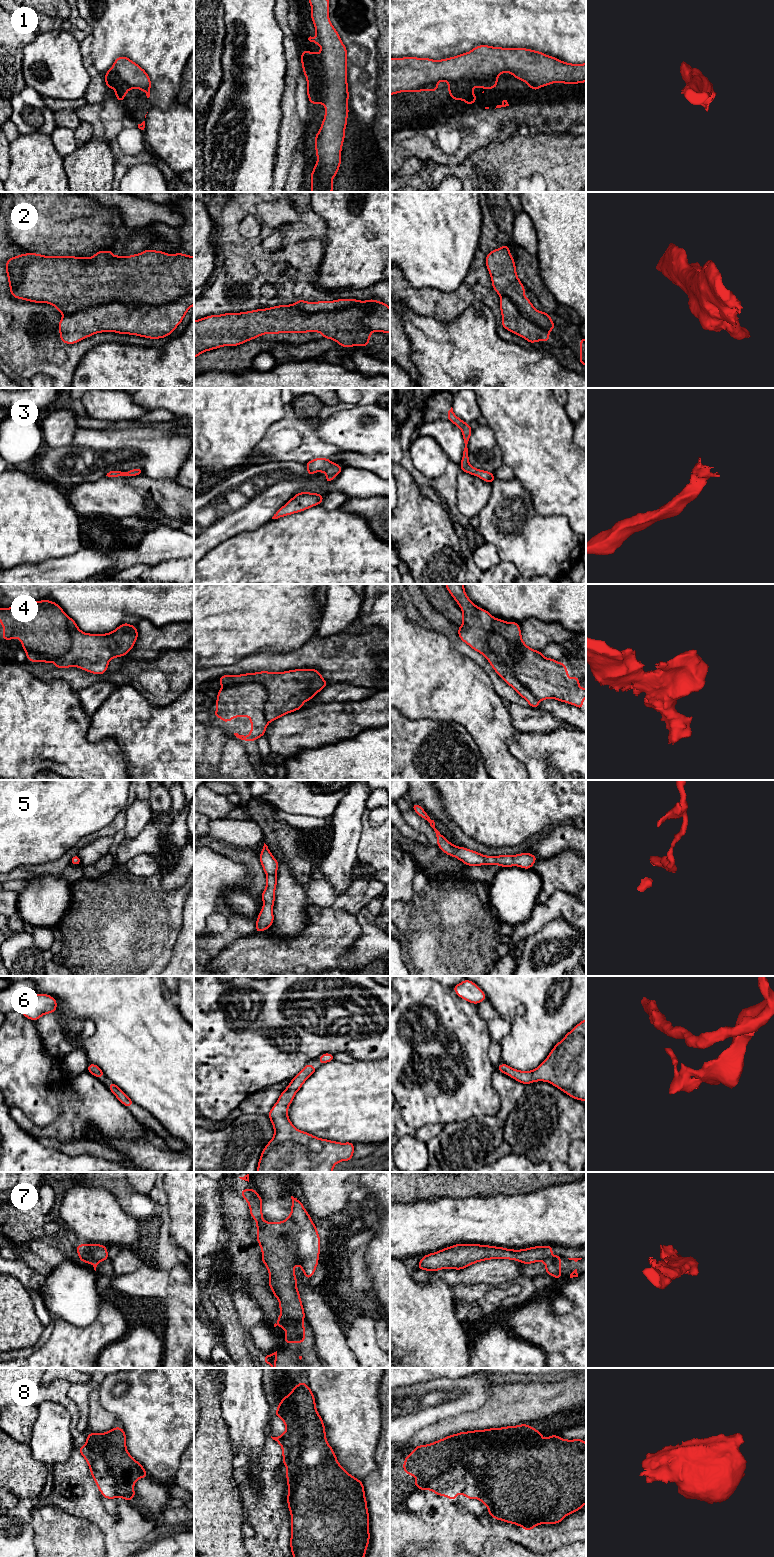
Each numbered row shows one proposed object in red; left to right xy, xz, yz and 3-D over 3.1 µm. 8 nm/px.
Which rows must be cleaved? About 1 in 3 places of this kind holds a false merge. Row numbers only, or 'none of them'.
1, 2, 4, 7

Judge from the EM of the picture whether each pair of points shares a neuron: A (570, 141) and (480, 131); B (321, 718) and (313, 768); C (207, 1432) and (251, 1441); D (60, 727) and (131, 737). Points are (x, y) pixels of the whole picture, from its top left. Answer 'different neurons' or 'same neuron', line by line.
A: different neurons
B: different neurons
C: different neurons
D: different neurons

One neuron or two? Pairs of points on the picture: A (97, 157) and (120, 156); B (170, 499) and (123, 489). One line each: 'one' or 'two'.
A: two
B: one

